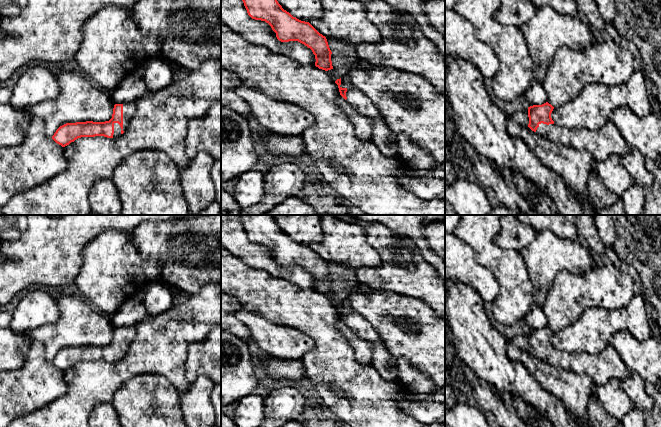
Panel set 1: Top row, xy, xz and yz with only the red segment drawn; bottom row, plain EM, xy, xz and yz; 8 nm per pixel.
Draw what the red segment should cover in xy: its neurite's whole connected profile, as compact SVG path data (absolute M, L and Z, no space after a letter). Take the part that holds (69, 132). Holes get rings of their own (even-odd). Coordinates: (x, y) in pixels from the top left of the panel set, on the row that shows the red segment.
M135 101L115 104L112 118L109 121L66 123L56 130L52 139L57 144L65 147L81 137L104 136L116 138L124 133L135 111Z

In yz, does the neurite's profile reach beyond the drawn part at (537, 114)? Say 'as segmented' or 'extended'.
extended

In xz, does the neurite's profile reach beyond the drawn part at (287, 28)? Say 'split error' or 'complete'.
complete

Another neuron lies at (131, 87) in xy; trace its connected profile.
M129 74L121 81L120 86L111 92L110 96L115 104L124 104L132 102L149 92L143 78Z

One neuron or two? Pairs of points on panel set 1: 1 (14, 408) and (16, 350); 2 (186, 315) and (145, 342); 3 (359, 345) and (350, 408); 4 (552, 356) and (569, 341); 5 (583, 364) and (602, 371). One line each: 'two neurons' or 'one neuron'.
1: two neurons
2: one neuron
3: two neurons
4: two neurons
5: one neuron

